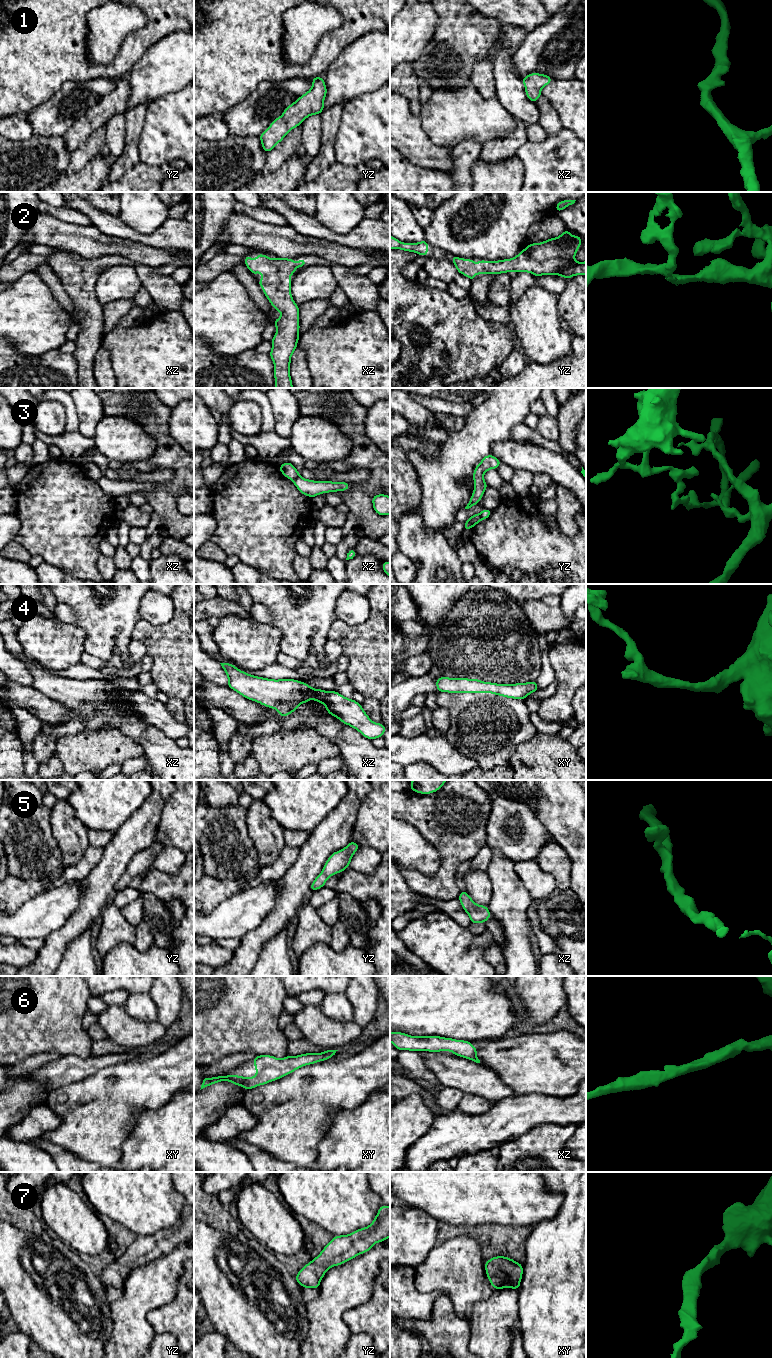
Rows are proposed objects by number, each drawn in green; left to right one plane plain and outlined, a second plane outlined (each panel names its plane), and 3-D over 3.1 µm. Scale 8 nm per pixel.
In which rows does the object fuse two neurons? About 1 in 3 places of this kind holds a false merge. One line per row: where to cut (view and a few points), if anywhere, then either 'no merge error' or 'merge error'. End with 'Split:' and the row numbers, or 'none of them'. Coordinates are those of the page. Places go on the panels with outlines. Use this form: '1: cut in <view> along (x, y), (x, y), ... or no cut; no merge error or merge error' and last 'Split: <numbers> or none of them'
1: no cut; no merge error
2: no cut; no merge error
3: cut in xz along (300, 476), (292, 480); merge error
4: no cut; no merge error
5: no cut; no merge error
6: no cut; no merge error
7: no cut; no merge error
Split: 3

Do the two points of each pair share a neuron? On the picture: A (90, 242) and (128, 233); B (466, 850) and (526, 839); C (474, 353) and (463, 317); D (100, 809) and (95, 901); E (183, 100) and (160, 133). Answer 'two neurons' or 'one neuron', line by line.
A: two neurons
B: two neurons
C: one neuron
D: two neurons
E: one neuron

